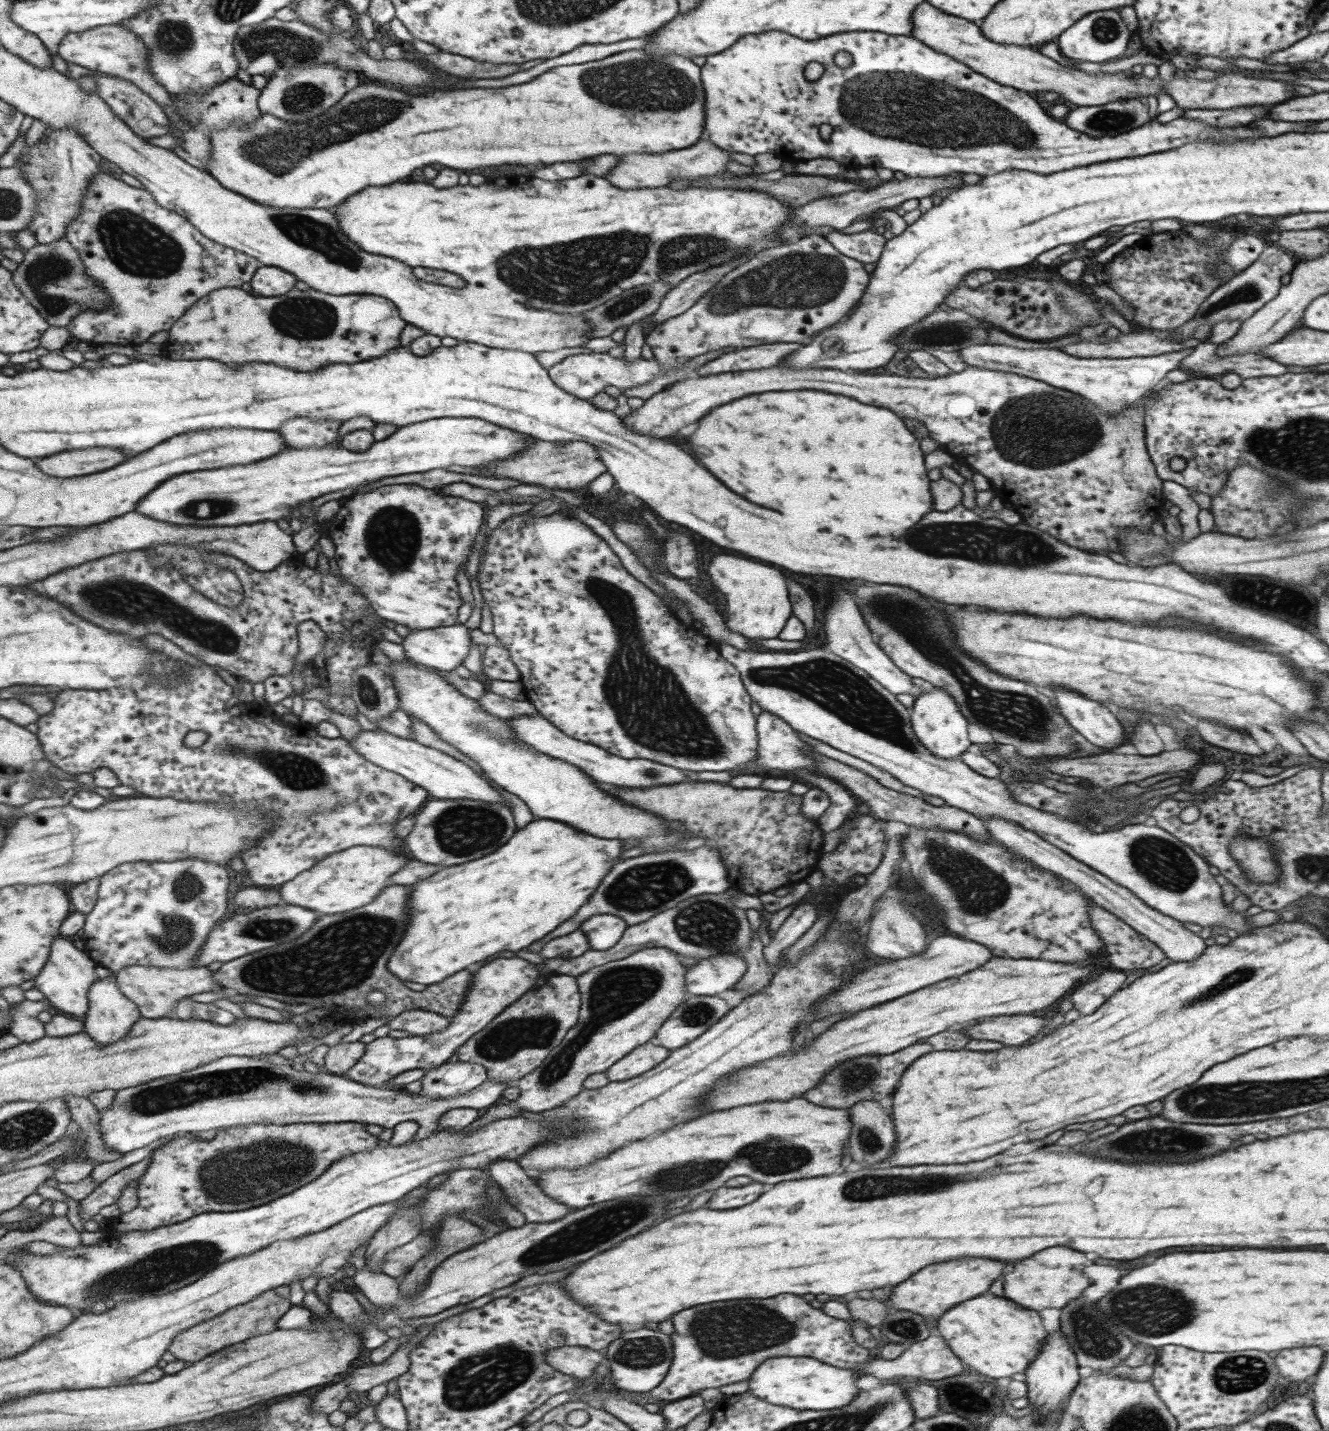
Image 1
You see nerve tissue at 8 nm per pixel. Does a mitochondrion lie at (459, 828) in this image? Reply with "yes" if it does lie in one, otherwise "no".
yes

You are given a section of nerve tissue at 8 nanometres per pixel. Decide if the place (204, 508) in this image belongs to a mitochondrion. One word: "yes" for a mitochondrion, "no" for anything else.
yes

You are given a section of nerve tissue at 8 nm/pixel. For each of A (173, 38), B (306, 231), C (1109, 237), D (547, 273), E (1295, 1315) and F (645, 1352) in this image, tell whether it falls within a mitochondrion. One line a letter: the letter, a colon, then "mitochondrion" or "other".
A: mitochondrion
B: mitochondrion
C: other
D: mitochondrion
E: other
F: mitochondrion

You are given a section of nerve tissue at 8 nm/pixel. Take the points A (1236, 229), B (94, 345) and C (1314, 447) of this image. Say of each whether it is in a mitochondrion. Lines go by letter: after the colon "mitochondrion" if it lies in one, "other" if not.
A: other
B: other
C: mitochondrion

